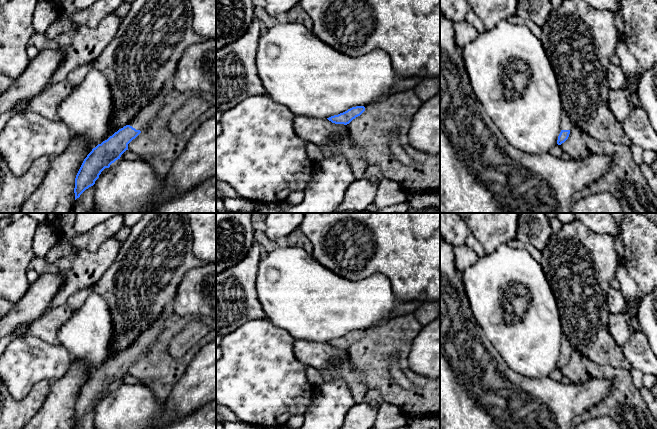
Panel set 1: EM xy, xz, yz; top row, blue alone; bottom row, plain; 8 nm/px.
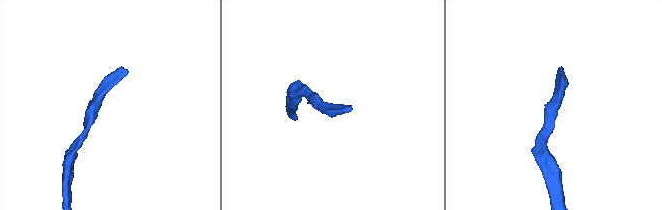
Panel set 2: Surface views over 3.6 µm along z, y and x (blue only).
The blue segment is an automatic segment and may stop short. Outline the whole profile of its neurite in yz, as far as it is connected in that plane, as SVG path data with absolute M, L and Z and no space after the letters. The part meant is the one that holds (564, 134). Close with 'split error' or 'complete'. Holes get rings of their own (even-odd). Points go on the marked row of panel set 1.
M563 111L561 115L561 132L557 140L558 145L561 145L568 139L569 134L570 134L570 129L572 126L573 124L570 118L568 117L568 114L565 111Z | split error

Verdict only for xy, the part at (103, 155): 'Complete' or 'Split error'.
Split error

